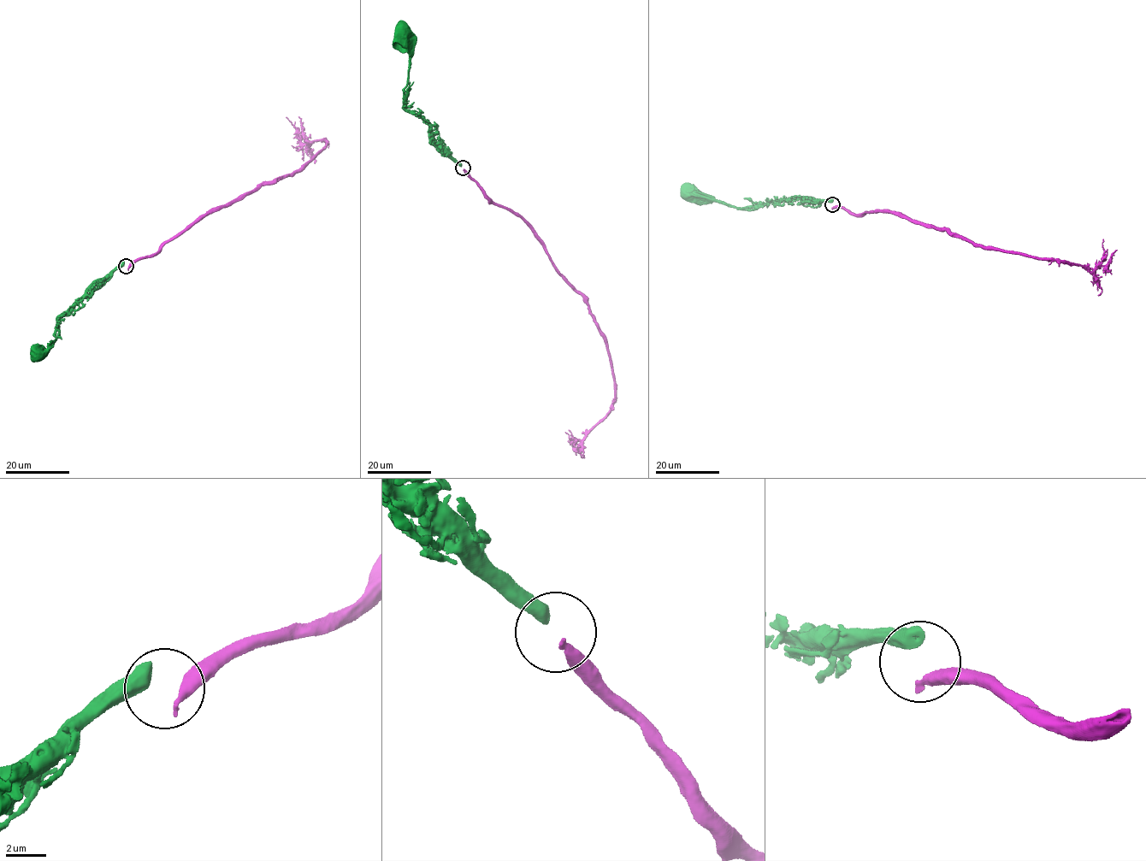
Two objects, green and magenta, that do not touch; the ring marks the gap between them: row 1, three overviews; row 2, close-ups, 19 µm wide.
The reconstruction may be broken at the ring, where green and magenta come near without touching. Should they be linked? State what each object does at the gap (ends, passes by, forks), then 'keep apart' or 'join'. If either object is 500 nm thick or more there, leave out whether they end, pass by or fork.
keep apart

